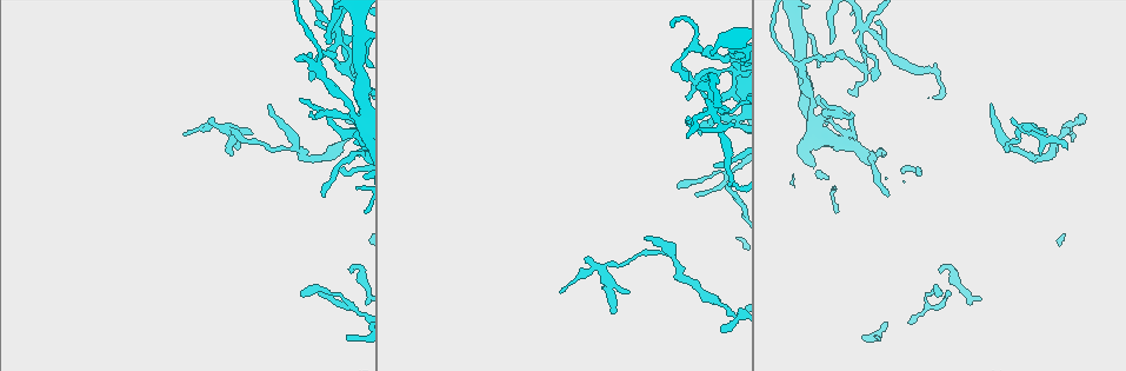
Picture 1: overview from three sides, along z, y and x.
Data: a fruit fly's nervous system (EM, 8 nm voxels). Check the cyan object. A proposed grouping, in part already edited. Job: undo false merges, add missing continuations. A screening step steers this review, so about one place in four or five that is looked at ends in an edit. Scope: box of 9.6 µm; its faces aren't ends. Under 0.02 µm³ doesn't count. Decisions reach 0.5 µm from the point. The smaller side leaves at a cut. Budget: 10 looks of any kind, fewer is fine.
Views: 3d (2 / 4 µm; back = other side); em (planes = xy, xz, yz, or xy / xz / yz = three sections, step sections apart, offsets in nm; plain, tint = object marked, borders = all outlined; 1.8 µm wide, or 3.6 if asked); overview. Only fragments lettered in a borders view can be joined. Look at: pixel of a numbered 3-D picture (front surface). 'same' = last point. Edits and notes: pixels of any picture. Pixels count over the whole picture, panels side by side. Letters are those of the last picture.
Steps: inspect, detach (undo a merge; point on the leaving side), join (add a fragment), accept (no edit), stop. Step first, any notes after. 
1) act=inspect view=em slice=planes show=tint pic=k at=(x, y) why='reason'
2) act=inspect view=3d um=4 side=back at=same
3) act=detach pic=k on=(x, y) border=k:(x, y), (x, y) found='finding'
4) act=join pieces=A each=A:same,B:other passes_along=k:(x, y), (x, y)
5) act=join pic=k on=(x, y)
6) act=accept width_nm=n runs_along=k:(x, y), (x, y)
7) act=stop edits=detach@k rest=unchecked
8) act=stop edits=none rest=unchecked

act=inspect view=em slice=planes show=borders pic=1 at=(847, 137) why='calibre changes'

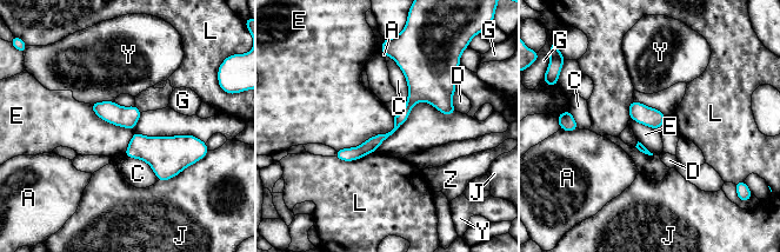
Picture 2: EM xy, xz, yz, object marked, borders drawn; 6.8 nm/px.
act=detach pic=2 on=(370, 146) each=A:other,C:other,D:other,E:other,G:other,J:other,L:other,Y:other,Z:other border=2:(394, 118), (399, 126) found='a second neuron is stuck on'

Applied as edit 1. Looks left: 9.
act=inspect view=em slice=planes show=borders pic=1 at=(887, 195) why='free end'

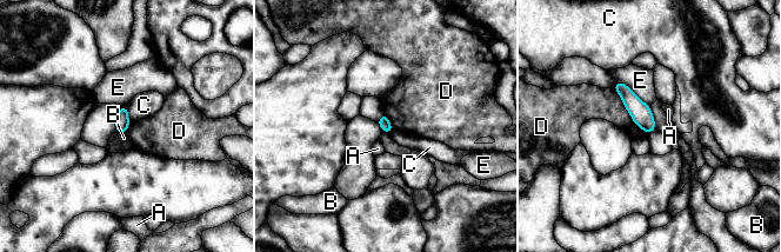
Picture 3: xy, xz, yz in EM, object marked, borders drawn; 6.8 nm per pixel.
act=accept width_nm=90 each=A:other,B:other,C:other,D:other,E:other border=3:(618, 94), (632, 120), (645, 132) found='no lettered fragment goes on from it'

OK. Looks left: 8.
act=inspect view=em slice=planes show=borders pic=1 at=(831, 42) why='tapers out'

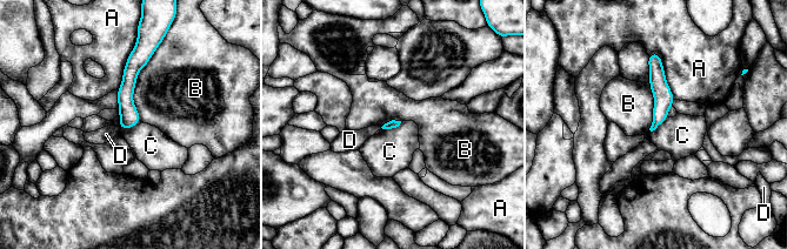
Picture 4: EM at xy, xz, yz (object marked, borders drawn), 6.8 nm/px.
act=accept each=A:other,B:other,C:other,D:other border=4:(140, 121), (132, 127), (120, 129) found='no lettered fragment goes on from it'

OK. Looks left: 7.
act=stop edits=detach@2 rest=unchecked

